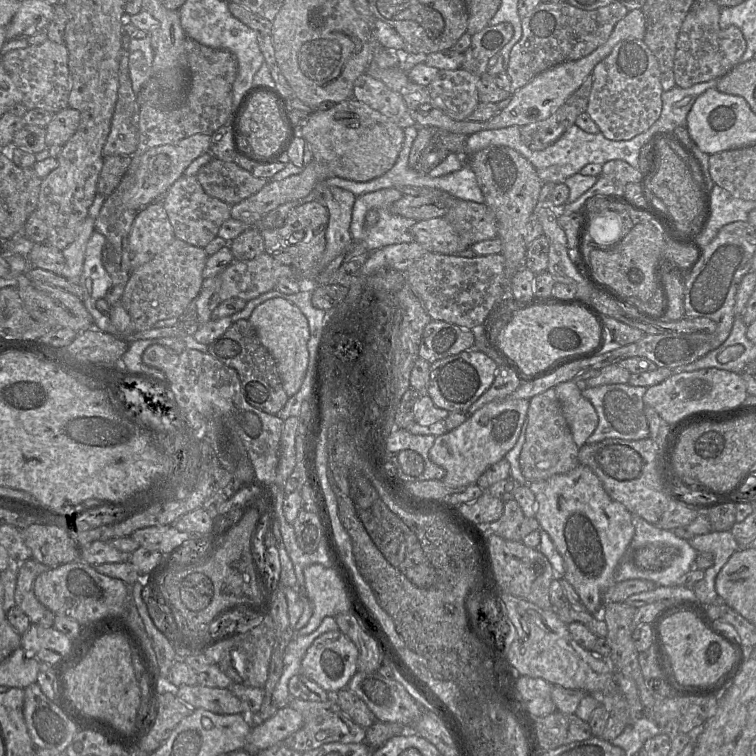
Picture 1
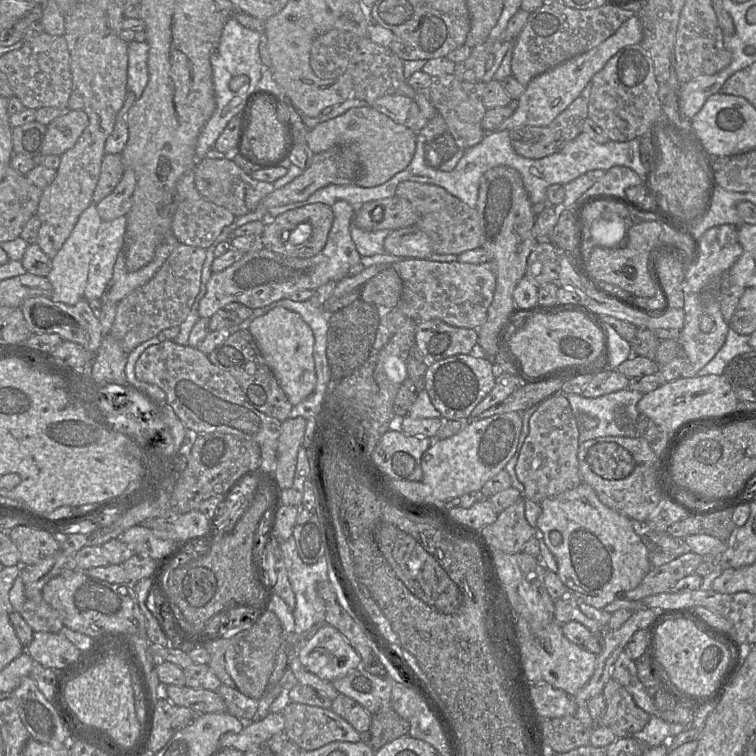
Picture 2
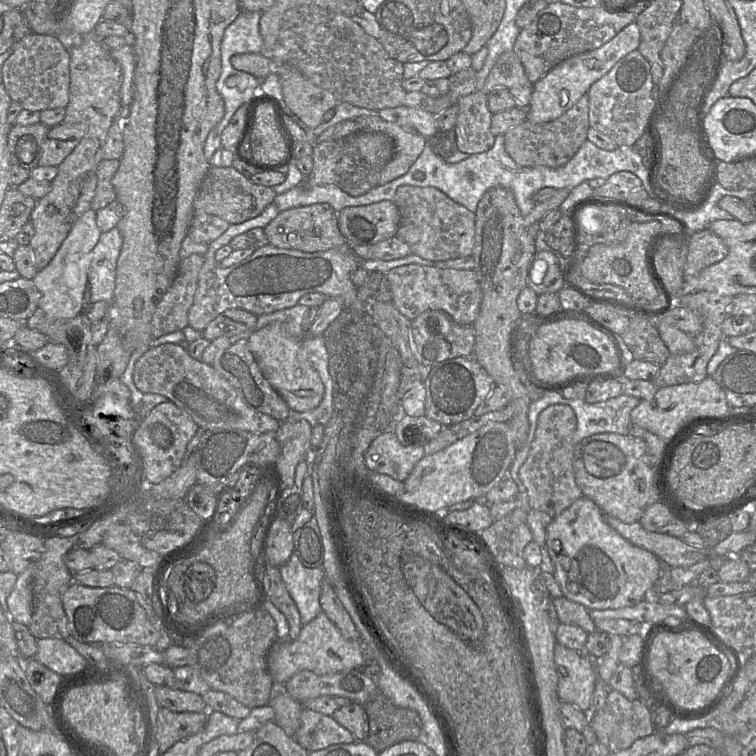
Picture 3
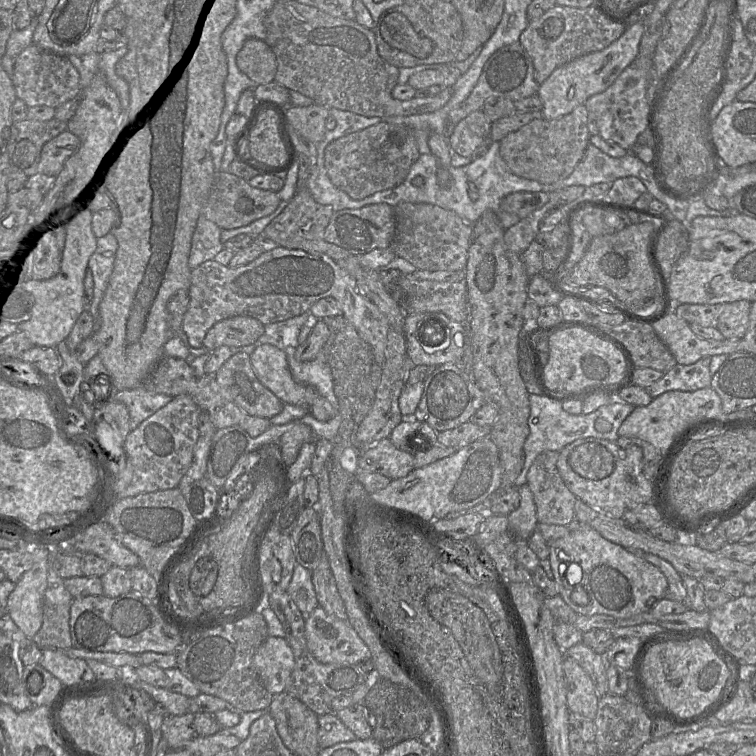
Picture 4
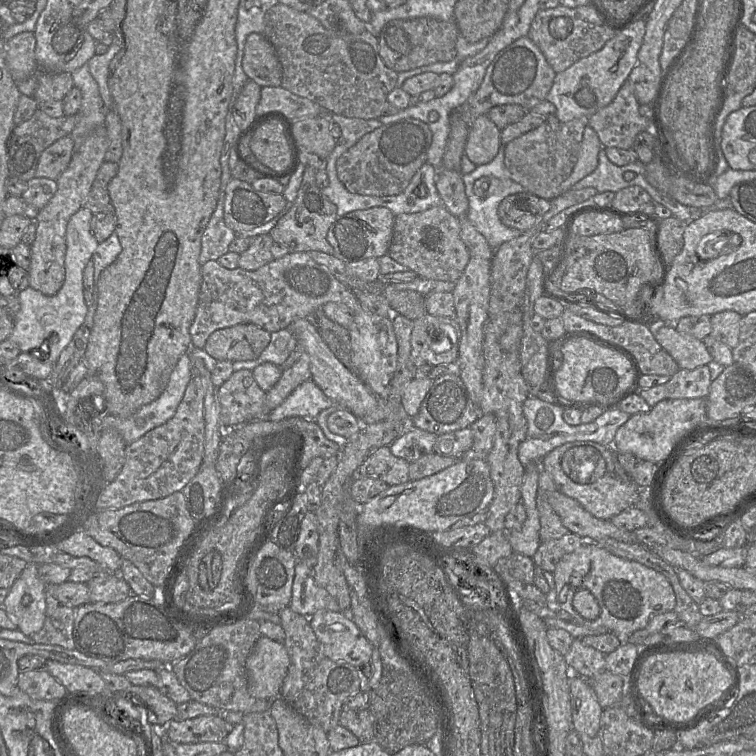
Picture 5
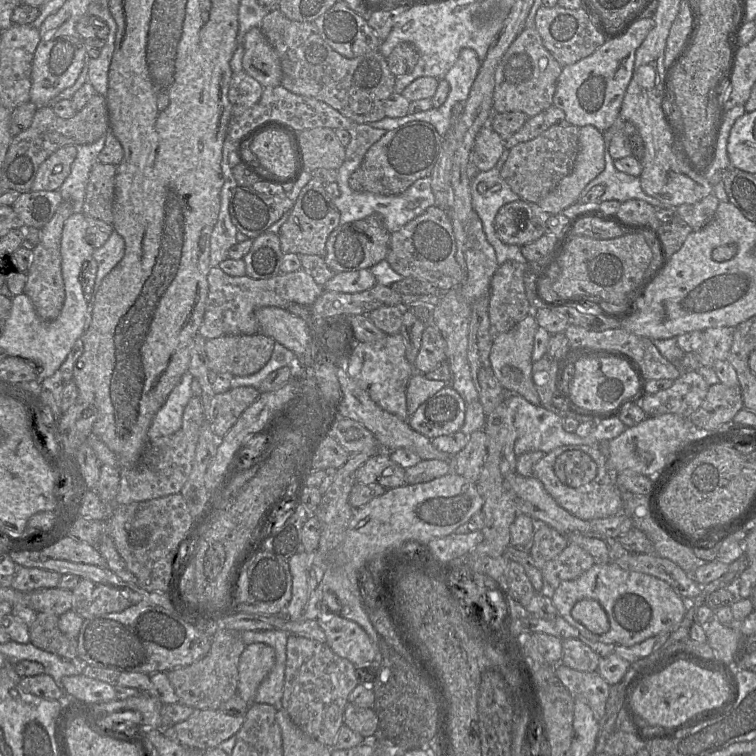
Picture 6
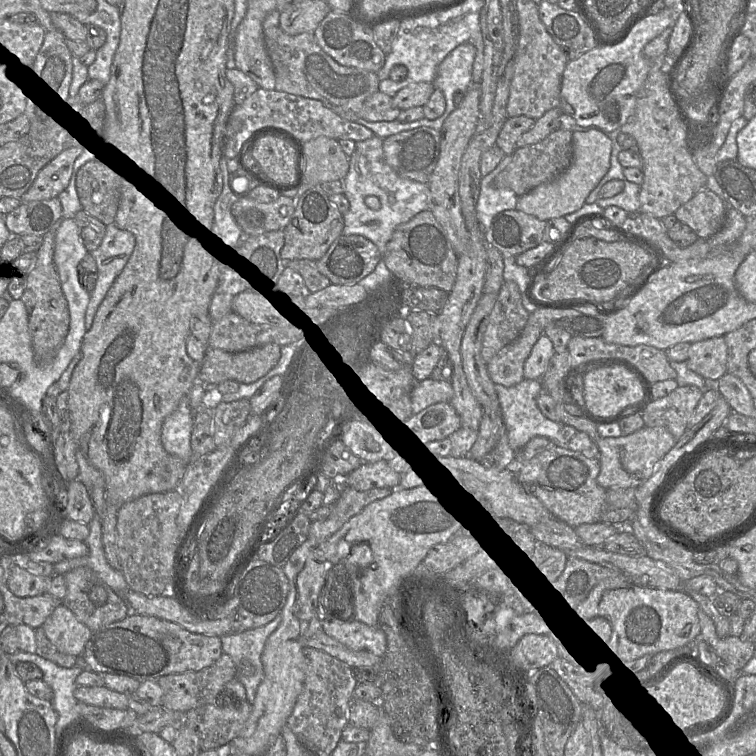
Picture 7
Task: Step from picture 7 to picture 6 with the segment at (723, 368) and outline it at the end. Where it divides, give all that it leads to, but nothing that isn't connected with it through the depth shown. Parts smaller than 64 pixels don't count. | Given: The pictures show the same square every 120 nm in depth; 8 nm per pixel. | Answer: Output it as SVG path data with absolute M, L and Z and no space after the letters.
M717 327L717 328L708 328L705 331L703 331L703 342L700 349L697 352L691 352L697 354L697 360L700 363L700 365L713 367L715 361L727 360L733 342L734 329L735 327Z

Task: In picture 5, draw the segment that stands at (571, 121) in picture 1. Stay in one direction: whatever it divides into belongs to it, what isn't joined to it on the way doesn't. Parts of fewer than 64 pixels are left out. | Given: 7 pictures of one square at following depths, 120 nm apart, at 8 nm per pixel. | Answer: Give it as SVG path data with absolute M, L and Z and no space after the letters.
M588 117L559 123L545 121L510 141L505 146L504 164L512 180L522 185L527 192L549 201L560 195L560 185L569 177L578 160Z

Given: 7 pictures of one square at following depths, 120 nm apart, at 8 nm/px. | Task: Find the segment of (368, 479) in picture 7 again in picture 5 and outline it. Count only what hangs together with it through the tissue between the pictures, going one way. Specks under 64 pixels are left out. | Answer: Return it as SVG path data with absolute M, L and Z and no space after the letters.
M382 446L369 455L357 470L356 477L384 481L389 486L410 481L410 463L392 454L389 446Z

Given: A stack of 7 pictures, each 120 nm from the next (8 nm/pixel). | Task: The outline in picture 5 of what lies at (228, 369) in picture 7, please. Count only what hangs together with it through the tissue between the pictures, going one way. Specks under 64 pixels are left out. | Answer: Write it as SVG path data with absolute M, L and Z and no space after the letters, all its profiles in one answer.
M238 324L214 331L204 349L217 361L248 361L257 359L270 339L271 333L255 324Z

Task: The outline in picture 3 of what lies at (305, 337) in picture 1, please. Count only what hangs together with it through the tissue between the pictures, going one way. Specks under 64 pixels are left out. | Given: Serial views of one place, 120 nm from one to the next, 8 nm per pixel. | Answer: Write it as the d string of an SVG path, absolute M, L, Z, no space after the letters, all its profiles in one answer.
M272 322L251 333L250 350L264 377L287 403L291 411L305 412L315 409L324 396L324 385L312 363L303 357L301 339L287 335L280 322Z

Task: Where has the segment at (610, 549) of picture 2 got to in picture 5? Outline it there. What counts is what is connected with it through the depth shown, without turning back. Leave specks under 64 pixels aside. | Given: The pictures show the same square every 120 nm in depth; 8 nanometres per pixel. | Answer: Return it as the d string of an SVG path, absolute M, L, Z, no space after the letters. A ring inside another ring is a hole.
M585 541L579 548L564 555L557 563L553 576L555 590L551 603L593 631L609 631L627 638L643 629L652 617L675 609L675 593L664 575L641 563L618 557L593 541ZM580 589L588 589L600 606L600 614L595 620L583 618L573 607L573 596Z

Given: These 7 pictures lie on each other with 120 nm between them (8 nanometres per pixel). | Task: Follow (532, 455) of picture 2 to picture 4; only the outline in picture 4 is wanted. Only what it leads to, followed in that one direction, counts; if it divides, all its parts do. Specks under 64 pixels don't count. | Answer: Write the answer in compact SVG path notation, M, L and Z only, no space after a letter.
M560 451L540 453L527 473L527 485L533 493L539 523L573 526L576 496L566 487L558 469Z

